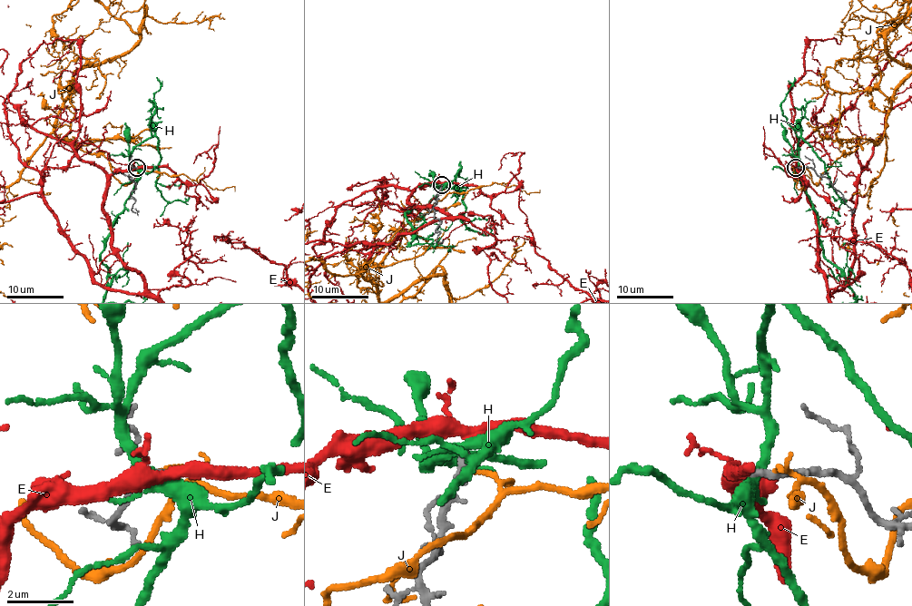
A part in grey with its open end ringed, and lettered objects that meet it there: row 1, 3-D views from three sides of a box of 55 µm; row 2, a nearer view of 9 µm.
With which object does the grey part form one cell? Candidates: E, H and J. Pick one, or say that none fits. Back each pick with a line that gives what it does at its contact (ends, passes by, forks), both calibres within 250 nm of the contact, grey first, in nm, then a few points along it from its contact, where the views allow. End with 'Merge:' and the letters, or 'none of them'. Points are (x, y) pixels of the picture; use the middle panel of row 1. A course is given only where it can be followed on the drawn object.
E: it forks there; 240 nm thick on the grey side, 320 nm on the other
Merge: E

